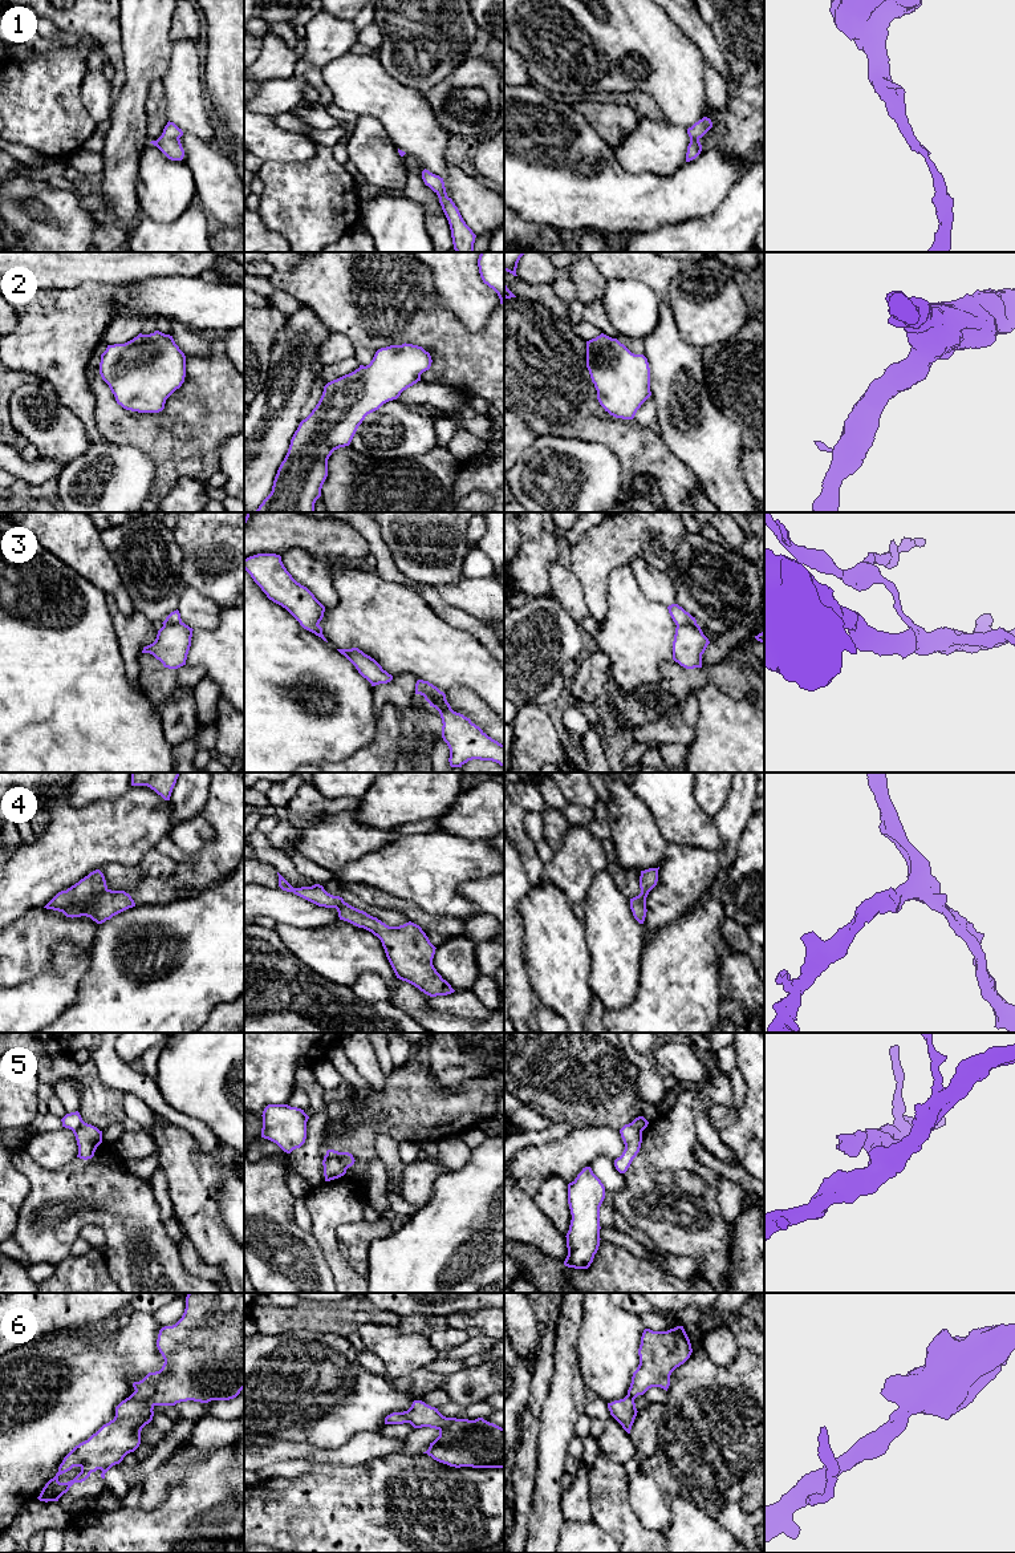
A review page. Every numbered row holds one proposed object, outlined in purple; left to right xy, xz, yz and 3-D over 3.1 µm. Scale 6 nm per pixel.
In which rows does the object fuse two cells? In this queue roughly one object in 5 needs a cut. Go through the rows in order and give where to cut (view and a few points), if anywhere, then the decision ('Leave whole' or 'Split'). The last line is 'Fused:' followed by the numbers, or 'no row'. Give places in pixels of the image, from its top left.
1: No split. Leave whole
2: No split. Leave whole
3: Split along yz (695, 623), (677, 625). Split
4: No split. Leave whole
5: Split along xz (325, 1155), (337, 1158), (346, 1168). Split
6: No split. Leave whole
Fused: 3, 5

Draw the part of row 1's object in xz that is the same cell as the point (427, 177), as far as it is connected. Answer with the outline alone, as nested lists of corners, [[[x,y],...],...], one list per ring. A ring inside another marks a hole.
[[[425,169],[422,179],[439,198],[439,203],[450,224],[454,250],[456,252],[474,252],[476,235],[466,224],[452,199],[447,196],[443,178]]]

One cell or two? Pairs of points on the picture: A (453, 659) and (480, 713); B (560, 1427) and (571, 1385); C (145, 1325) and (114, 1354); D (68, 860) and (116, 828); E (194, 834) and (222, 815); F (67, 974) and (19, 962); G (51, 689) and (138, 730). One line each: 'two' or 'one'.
A: two
B: one
C: one
D: one
E: two
F: two
G: one

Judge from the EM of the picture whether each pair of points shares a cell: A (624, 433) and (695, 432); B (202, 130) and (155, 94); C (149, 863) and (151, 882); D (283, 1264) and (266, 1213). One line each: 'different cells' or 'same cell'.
A: different cells
B: different cells
C: same cell
D: same cell

